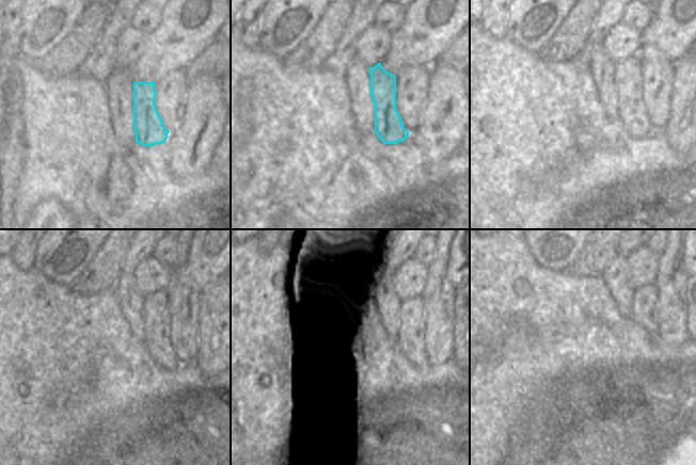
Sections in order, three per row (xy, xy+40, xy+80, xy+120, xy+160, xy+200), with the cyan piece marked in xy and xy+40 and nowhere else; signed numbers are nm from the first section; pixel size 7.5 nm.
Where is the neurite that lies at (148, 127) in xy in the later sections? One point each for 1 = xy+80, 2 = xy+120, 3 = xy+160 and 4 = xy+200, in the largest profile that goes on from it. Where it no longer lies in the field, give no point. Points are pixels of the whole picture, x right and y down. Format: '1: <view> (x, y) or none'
1: xy+80 (632, 112)
2: xy+120 (156, 338)
3: xy+160 (406, 326)
4: xy+200 (645, 311)

